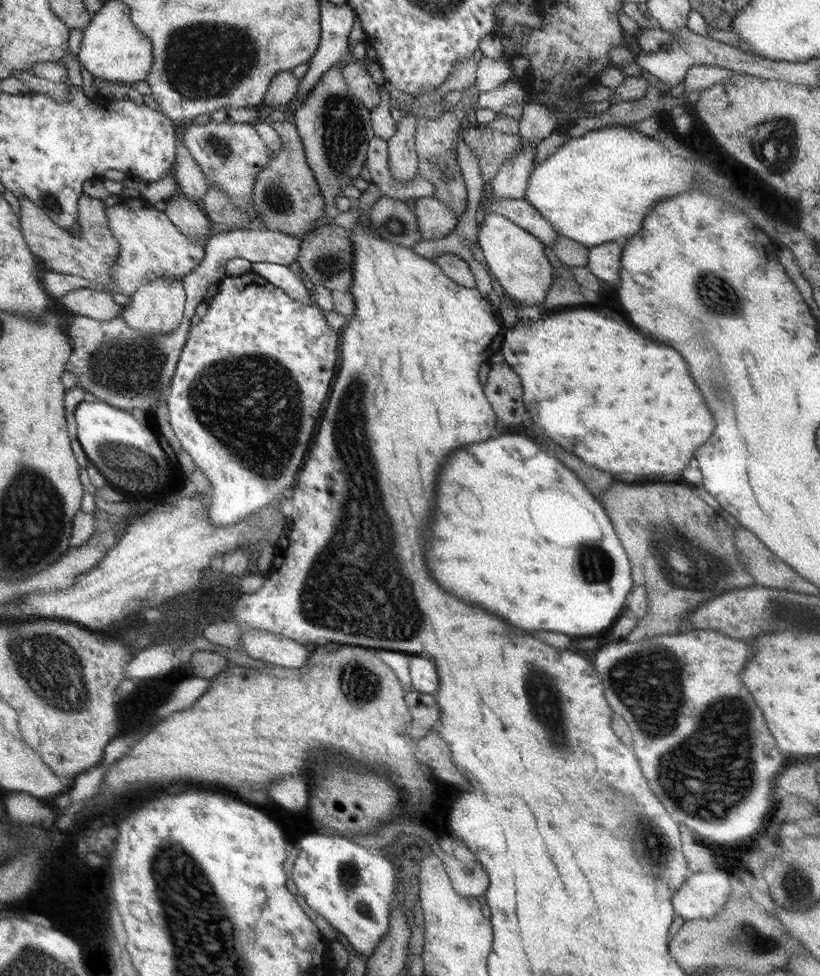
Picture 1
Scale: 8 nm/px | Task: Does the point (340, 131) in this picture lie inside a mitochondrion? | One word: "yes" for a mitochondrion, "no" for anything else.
yes

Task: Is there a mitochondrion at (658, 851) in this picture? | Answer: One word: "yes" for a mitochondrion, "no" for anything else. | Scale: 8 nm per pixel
yes

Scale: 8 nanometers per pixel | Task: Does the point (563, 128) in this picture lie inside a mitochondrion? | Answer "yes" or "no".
no

